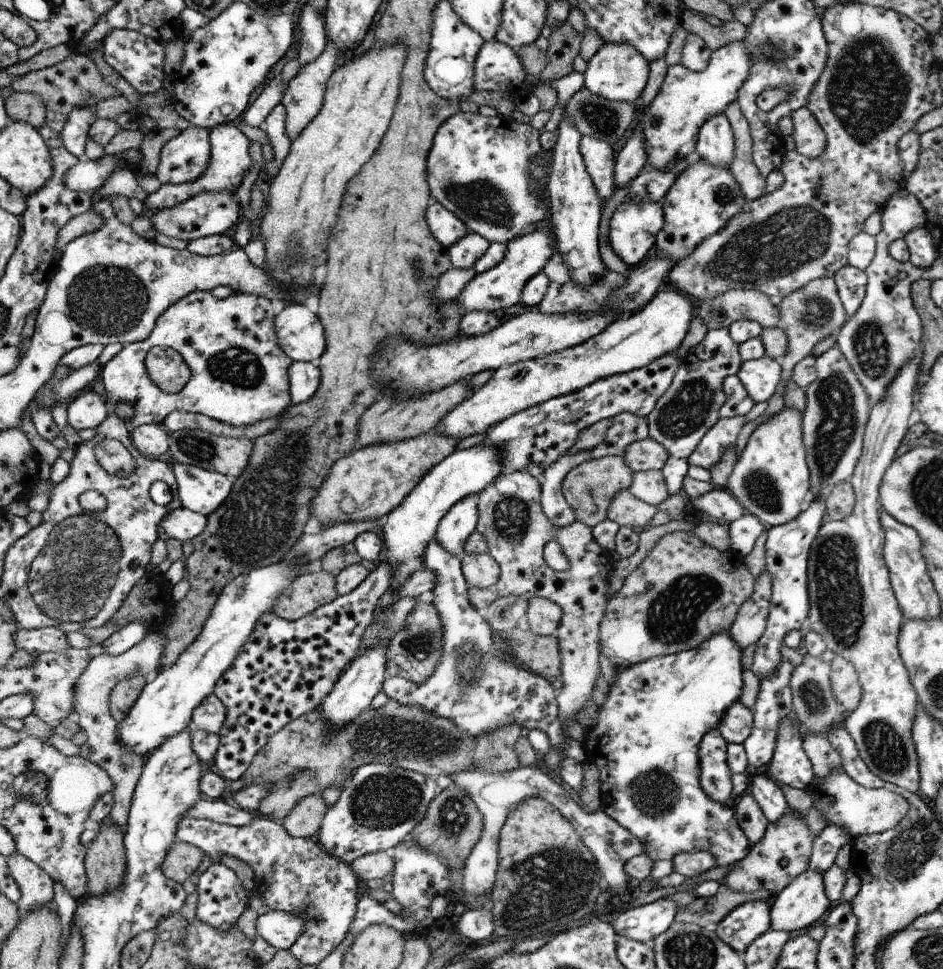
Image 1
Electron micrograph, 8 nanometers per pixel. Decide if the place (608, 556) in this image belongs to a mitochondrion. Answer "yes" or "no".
no

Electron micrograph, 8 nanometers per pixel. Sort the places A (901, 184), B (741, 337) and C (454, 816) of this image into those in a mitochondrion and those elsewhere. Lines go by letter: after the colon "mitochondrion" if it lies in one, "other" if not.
A: other
B: other
C: mitochondrion

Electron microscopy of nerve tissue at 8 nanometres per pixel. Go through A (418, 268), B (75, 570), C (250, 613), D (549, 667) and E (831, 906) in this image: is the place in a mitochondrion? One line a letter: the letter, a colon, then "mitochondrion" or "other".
A: mitochondrion
B: mitochondrion
C: other
D: other
E: other

